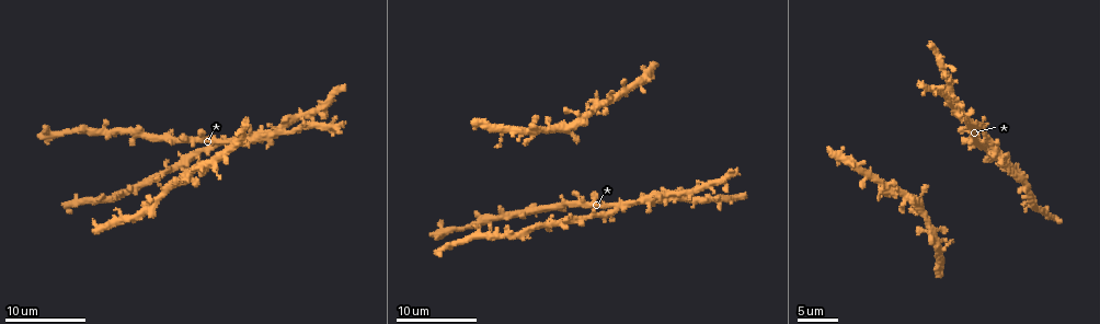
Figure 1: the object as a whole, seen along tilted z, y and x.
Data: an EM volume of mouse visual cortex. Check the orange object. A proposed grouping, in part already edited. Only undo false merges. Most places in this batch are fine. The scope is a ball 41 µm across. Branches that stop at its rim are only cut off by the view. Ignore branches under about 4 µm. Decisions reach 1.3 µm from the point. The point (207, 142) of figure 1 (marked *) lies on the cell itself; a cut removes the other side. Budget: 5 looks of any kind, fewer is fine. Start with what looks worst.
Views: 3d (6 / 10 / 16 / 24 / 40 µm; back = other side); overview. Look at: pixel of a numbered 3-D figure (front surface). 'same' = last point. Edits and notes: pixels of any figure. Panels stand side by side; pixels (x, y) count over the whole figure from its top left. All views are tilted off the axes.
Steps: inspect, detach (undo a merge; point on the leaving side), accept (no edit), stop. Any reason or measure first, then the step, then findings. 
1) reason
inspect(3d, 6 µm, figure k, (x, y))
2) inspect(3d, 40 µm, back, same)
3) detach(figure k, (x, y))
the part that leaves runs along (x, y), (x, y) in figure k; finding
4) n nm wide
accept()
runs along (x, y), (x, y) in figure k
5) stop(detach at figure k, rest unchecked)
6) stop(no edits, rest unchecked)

four arms meet
inspect(3d, 10 µm, figure 1, (189, 137))

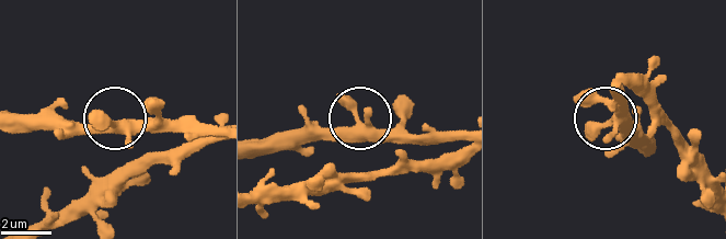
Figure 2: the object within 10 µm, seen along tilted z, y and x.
accept()
runs along (407, 137), (384, 135), (361, 121), (289, 131) in figure 2; all the same cell

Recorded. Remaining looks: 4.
looks like a crossing
inspect(3d, 10 µm, figure 1, (673, 198))

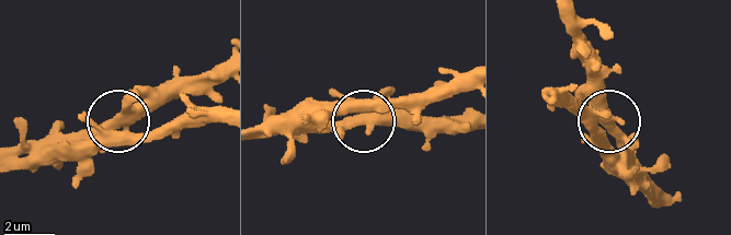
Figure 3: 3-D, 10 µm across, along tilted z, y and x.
4 arms
accept()
one cell here

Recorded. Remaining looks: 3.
four or more arms meet
inspect(3d, 16 µm, figure 1, (616, 208))

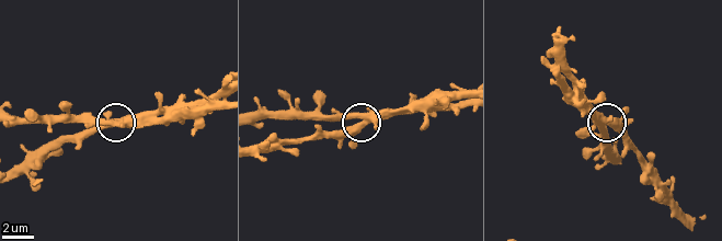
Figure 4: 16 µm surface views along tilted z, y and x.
accept()
runs along (324, 116), (350, 114), (365, 121), (399, 114) in figure 4; all the same cell

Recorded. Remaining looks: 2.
stop(no edits, rest unchecked)

